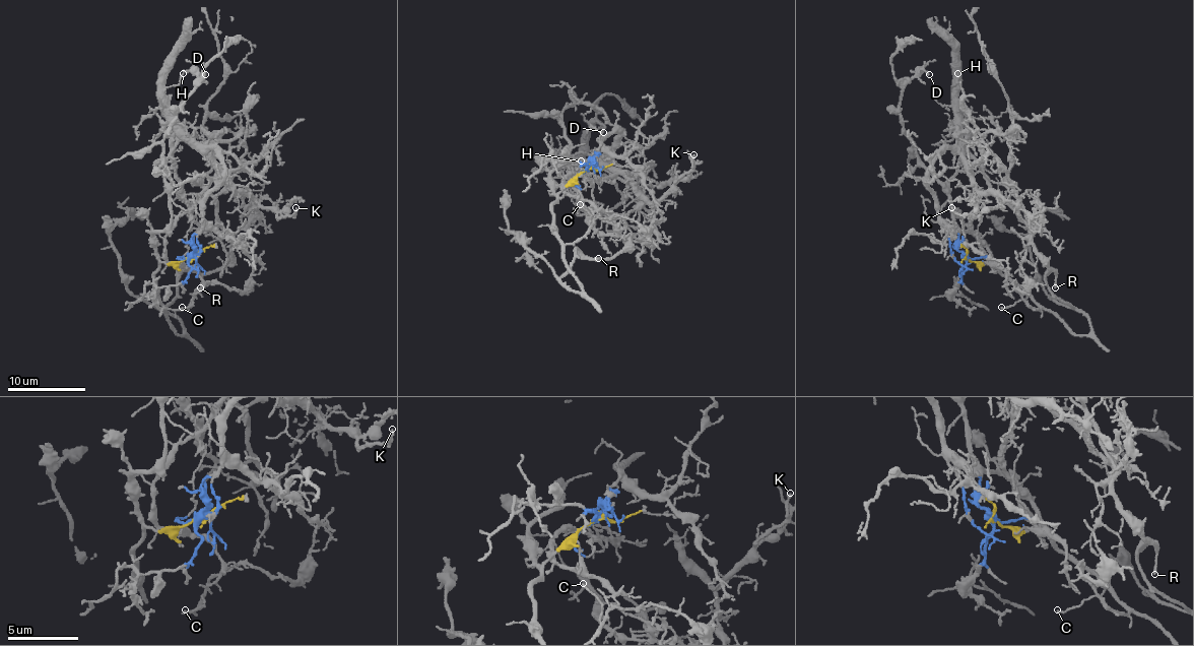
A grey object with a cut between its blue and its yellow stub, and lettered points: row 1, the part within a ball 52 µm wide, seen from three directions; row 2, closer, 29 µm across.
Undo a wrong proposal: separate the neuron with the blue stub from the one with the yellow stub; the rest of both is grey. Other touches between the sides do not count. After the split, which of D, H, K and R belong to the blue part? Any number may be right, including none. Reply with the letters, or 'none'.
H, K

